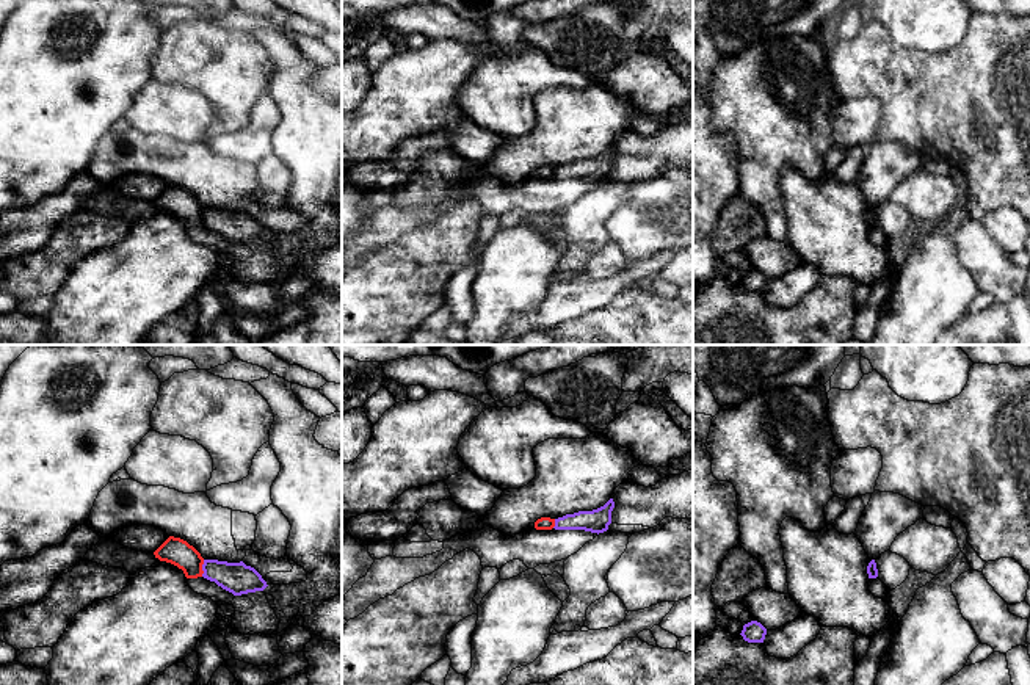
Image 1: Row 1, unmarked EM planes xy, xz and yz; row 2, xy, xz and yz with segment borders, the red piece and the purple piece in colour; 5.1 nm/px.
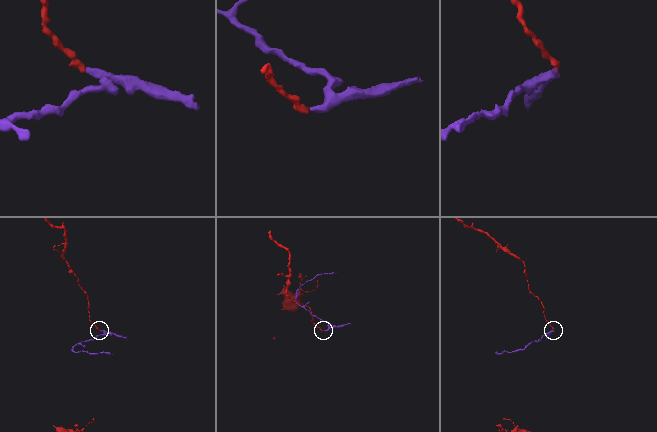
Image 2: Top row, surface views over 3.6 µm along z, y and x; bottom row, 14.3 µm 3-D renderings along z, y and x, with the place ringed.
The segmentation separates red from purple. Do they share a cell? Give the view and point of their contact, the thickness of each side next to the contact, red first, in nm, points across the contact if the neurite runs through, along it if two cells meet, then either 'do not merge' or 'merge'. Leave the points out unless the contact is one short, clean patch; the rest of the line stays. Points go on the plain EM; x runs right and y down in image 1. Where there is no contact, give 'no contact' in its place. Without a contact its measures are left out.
meets red in xy at (201, 217); 140 nm thick on the red side, 160 nm on the other; border along xy (204, 209), (201, 224); do not merge

